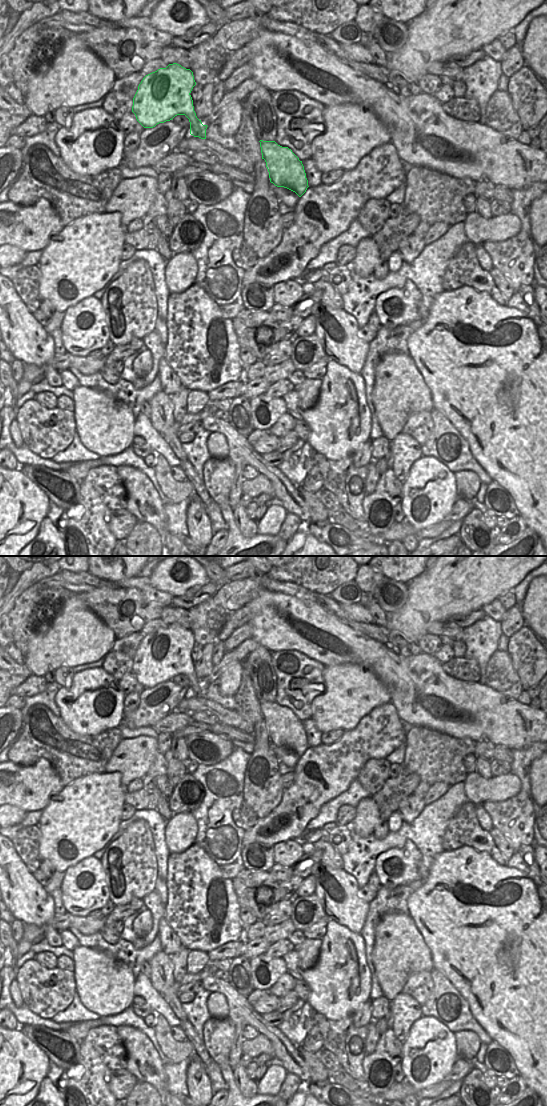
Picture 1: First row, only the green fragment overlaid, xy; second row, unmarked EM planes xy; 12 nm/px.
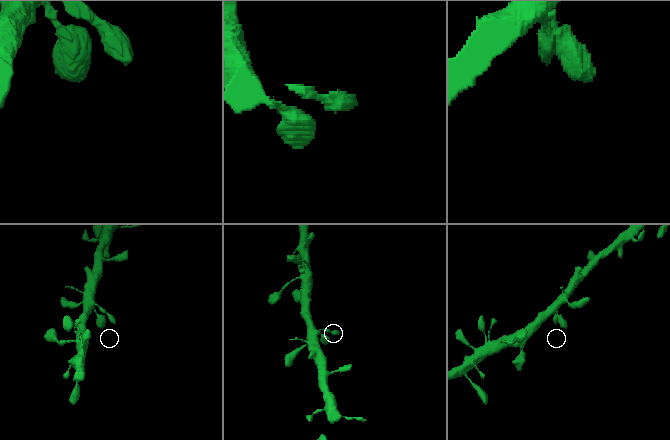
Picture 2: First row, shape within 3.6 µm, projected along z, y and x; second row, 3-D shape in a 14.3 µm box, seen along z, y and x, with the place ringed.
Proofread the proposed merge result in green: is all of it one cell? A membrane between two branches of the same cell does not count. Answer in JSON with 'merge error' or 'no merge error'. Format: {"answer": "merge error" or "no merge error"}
{"answer": "no merge error"}

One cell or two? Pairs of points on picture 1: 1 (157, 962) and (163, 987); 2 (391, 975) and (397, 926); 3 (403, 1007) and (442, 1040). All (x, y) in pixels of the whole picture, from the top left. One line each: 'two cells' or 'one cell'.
1: one cell
2: one cell
3: two cells

